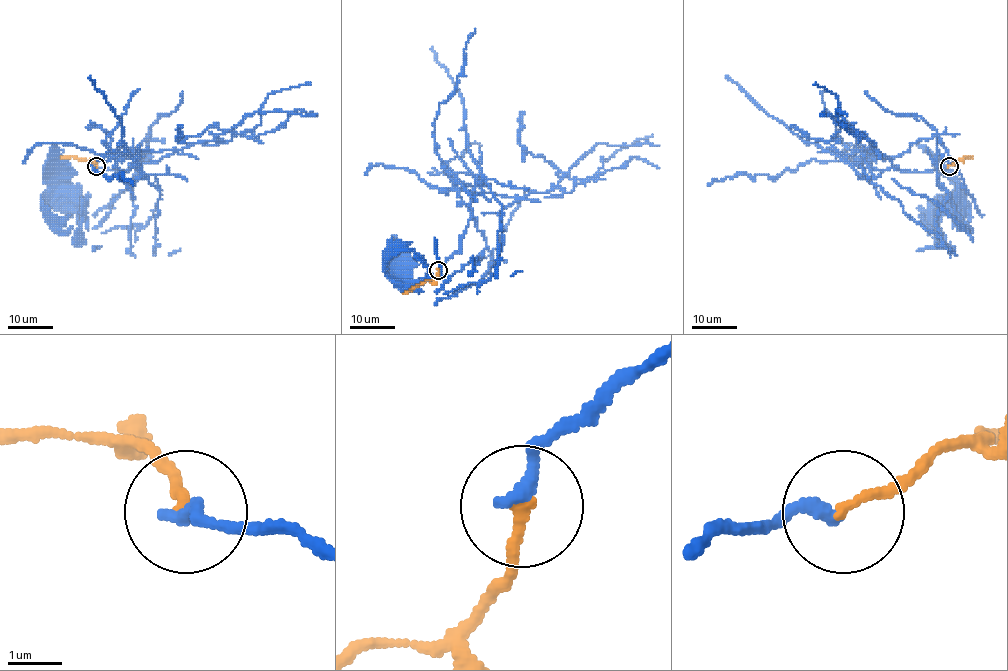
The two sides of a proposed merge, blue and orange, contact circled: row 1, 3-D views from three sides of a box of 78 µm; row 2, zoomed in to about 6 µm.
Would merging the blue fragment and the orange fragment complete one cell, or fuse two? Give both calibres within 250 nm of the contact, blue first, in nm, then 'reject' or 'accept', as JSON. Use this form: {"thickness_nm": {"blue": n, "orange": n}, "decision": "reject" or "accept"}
{"thickness_nm": {"blue": 280, "orange": 200}, "decision": "reject"}

